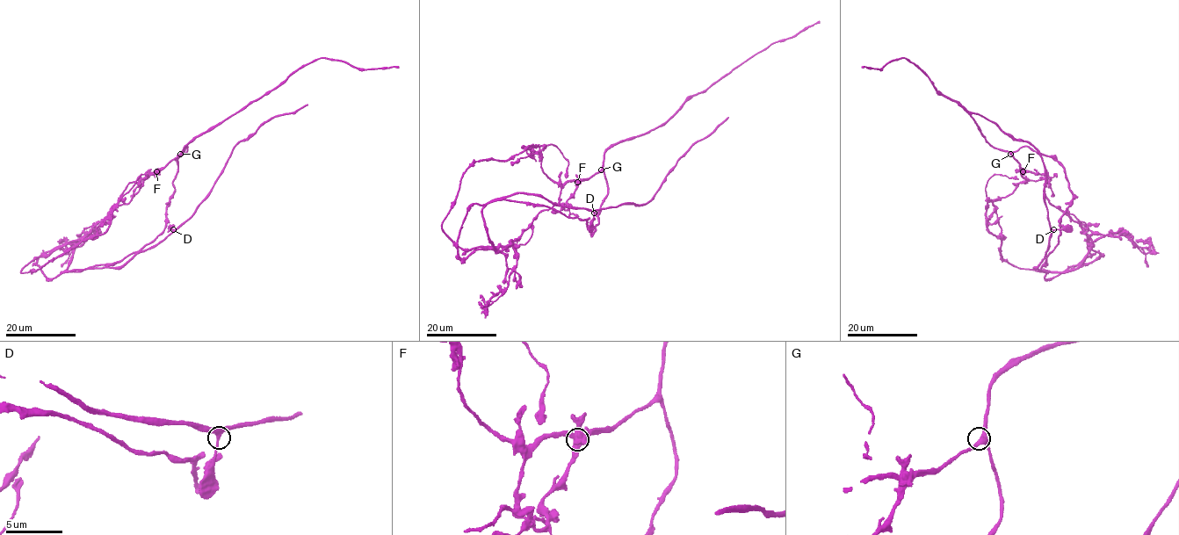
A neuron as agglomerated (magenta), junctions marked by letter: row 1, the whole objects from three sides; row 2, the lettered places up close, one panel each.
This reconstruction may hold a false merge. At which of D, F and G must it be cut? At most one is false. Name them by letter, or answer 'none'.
F

